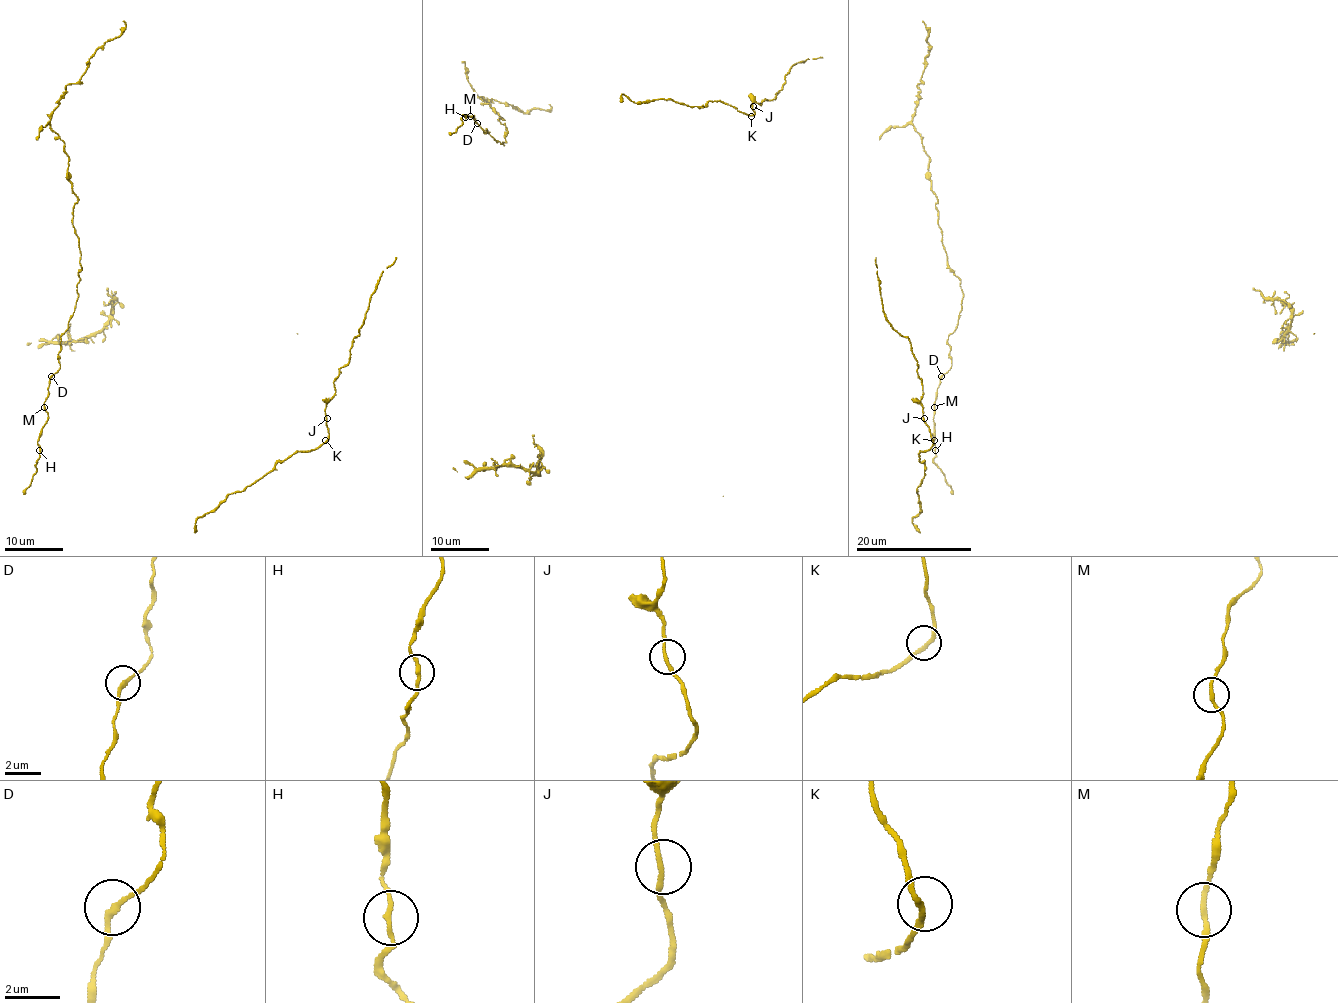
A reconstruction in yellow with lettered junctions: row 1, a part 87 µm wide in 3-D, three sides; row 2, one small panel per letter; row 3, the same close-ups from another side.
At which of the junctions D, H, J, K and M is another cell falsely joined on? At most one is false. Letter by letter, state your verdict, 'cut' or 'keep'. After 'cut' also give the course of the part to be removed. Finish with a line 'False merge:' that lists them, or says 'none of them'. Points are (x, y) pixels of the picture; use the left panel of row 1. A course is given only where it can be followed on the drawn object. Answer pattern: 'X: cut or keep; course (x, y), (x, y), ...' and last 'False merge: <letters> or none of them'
D: keep
H: keep
J: keep
K: keep
M: keep
False merge: none of them

